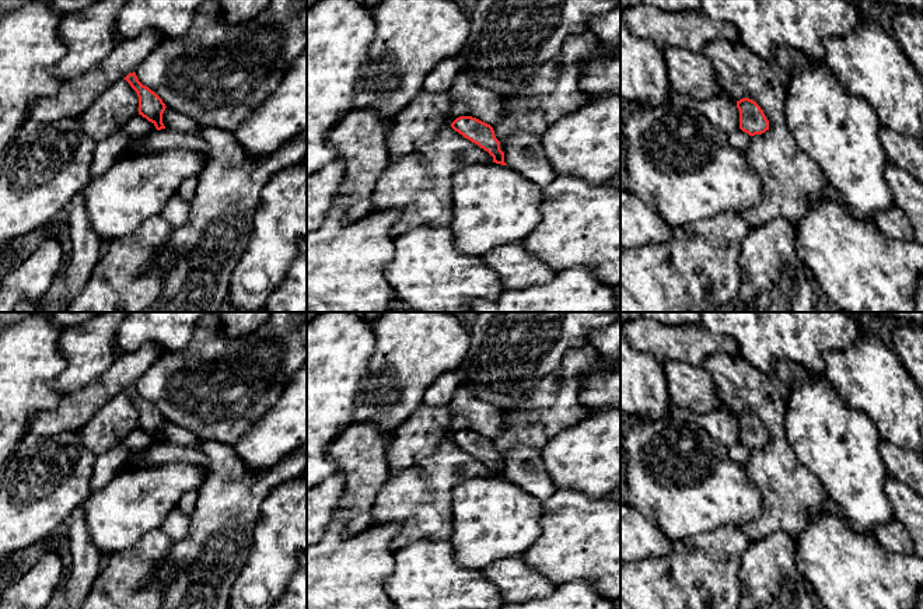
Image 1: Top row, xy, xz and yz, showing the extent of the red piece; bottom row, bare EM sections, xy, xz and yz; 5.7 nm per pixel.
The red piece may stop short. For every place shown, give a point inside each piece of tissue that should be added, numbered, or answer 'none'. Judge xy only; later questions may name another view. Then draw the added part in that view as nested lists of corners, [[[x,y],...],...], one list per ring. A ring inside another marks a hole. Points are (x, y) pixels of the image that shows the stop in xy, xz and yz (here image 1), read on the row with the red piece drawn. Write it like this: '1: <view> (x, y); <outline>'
none

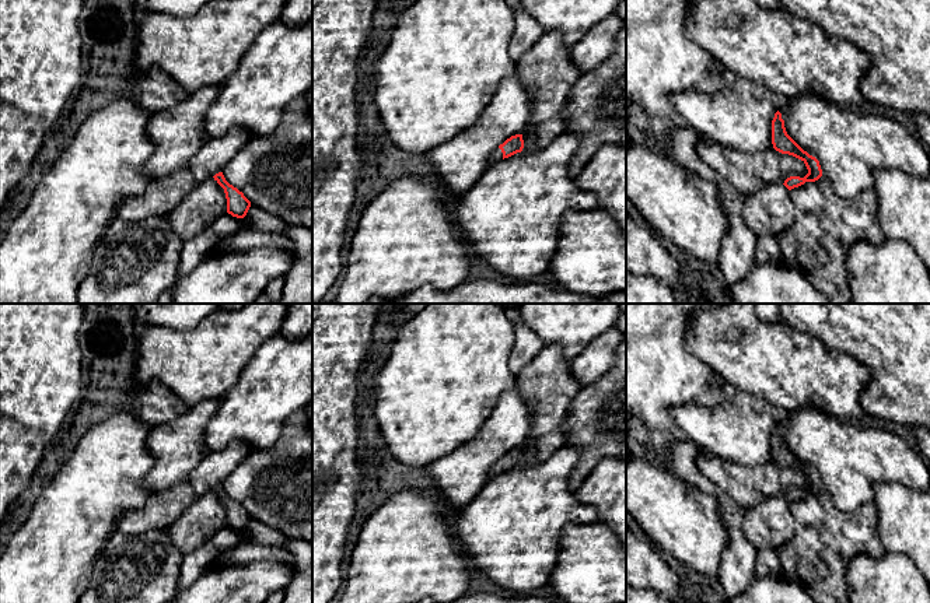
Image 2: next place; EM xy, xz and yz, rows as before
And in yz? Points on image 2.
1: yz (782, 102); [[[777,97],[777,111],[782,113],[783,120],[786,118],[786,105],[787,105],[787,99],[783,97]]]

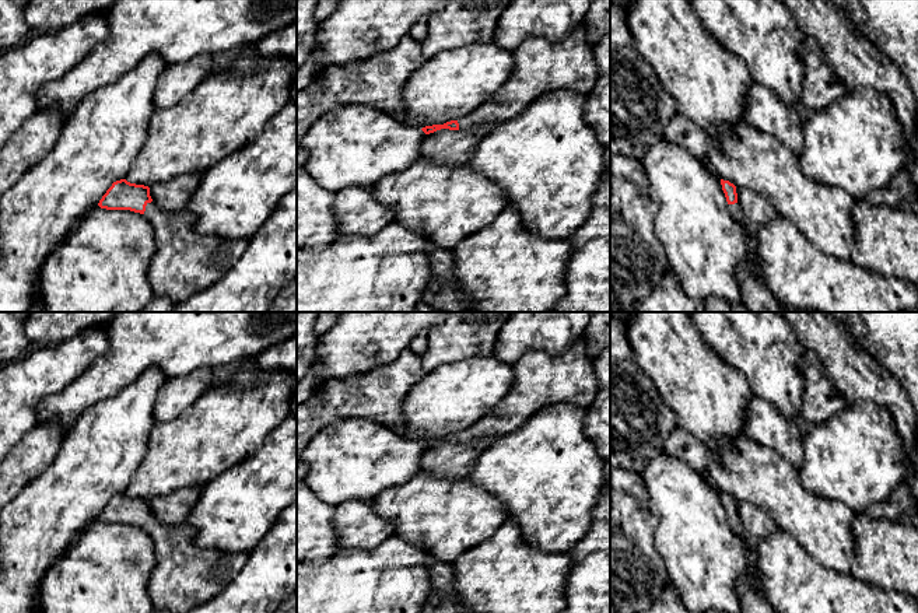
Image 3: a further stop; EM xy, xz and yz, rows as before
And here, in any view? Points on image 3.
1: xy (186, 262); [[[147,203],[144,218],[153,225],[155,255],[148,266],[154,297],[179,304],[217,283],[241,259],[249,239],[200,234],[188,209],[165,211]]]

